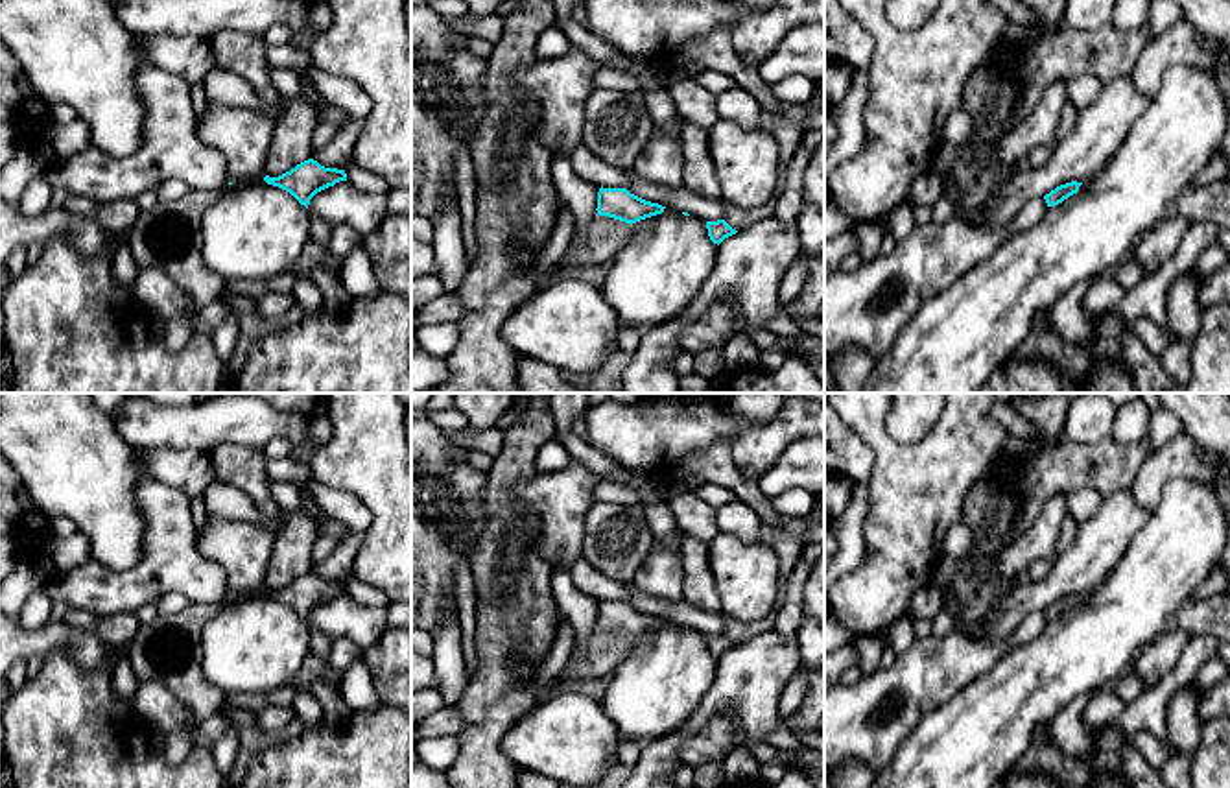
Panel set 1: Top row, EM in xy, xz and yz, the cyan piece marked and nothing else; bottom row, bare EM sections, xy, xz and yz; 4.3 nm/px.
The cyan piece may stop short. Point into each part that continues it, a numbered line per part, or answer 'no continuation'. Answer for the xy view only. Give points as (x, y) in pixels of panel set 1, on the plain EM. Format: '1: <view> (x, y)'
no continuation

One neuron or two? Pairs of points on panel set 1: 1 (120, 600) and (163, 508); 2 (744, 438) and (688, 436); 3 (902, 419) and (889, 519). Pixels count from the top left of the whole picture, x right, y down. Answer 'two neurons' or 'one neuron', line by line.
1: one neuron
2: one neuron
3: two neurons

